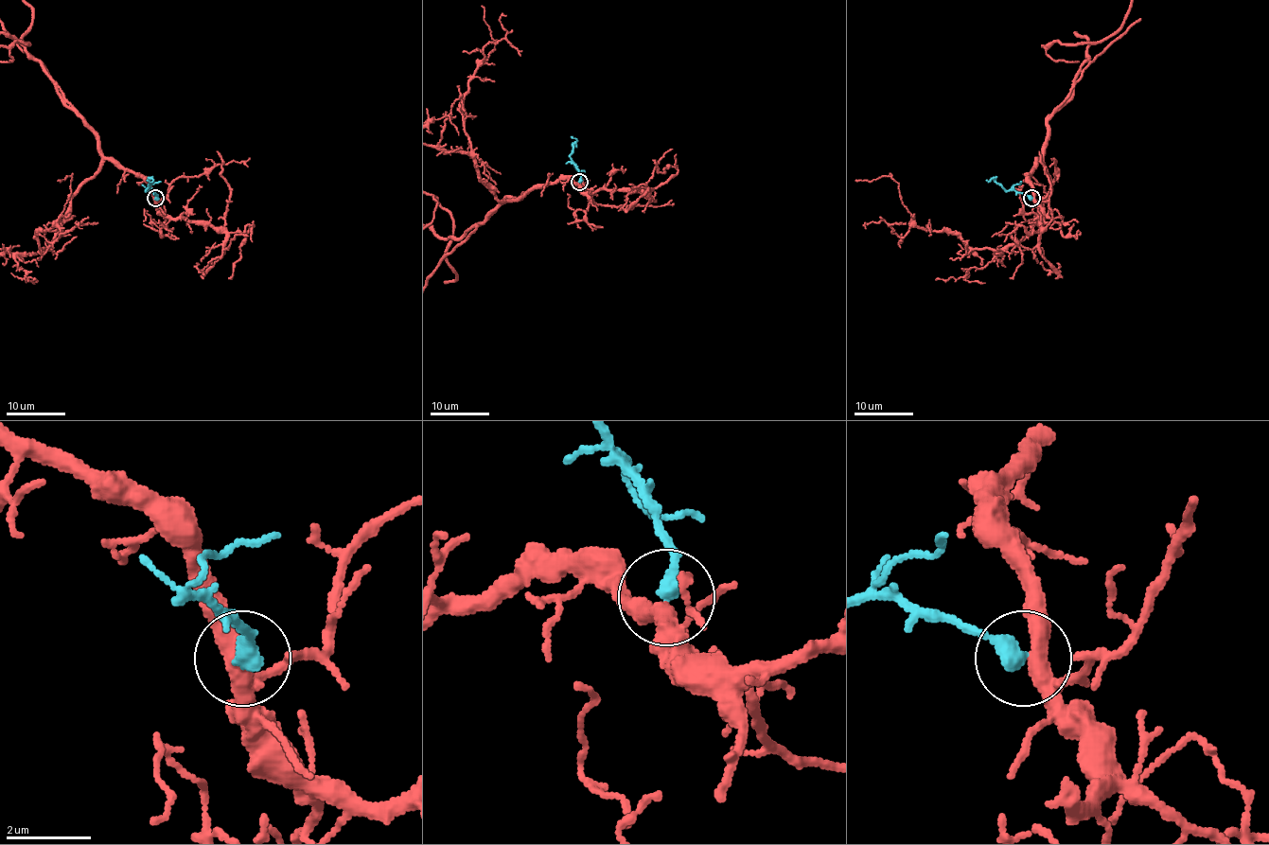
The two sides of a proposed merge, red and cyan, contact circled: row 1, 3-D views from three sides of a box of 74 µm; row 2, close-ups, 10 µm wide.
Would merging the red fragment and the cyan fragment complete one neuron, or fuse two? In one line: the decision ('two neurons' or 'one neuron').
one neuron

